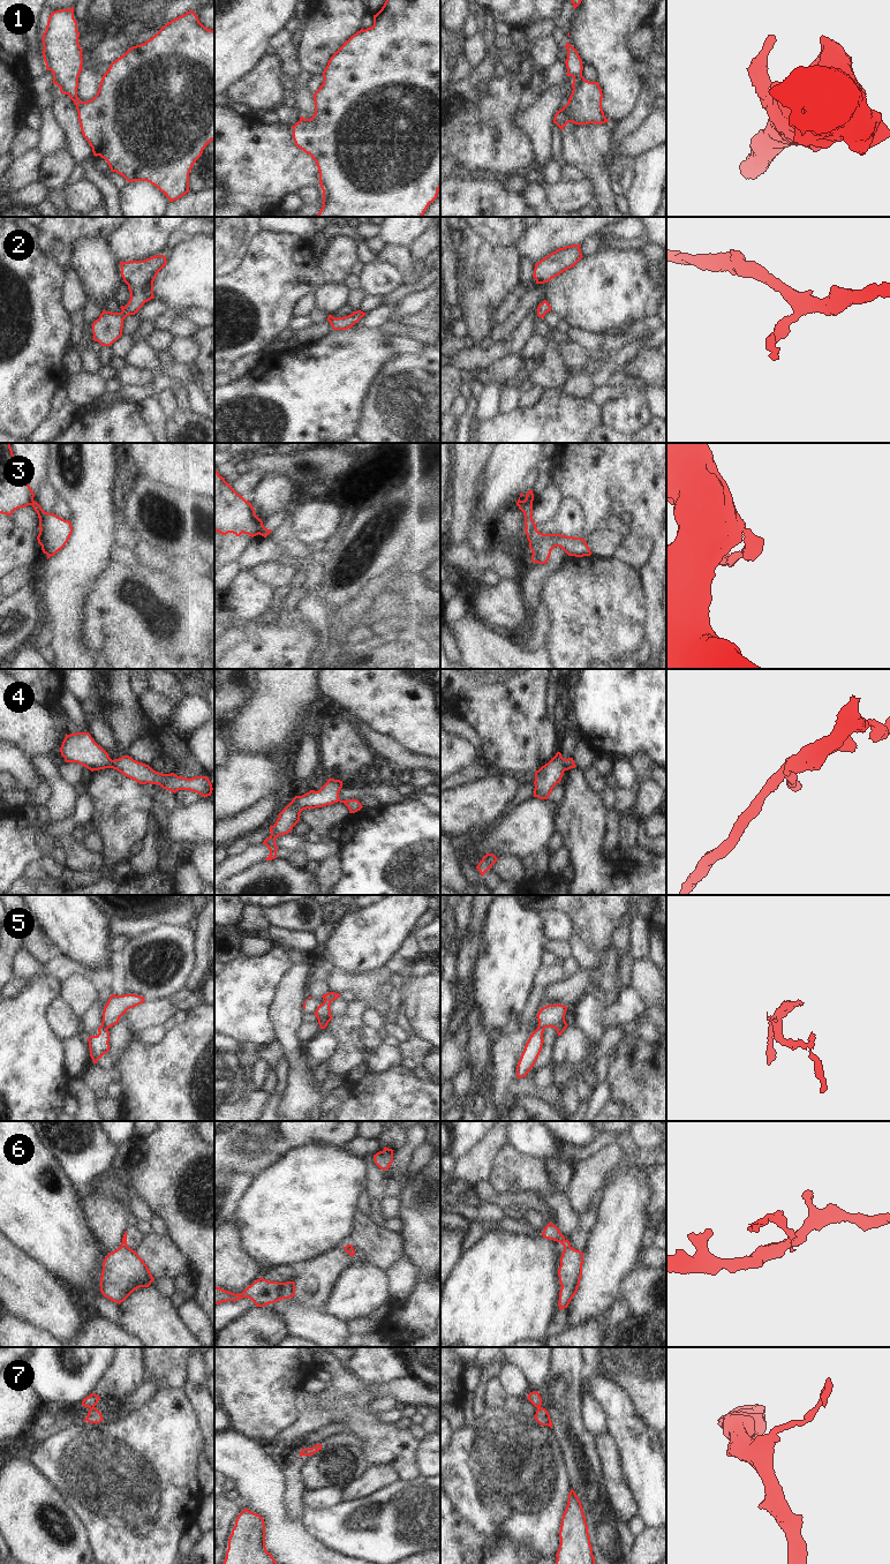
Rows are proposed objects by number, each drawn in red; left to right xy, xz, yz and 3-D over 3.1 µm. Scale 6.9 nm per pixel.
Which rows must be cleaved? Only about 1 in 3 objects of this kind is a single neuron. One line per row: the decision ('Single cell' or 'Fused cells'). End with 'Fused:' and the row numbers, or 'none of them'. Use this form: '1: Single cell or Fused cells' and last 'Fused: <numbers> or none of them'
1: Single cell
2: Single cell
3: Fused cells
4: Single cell
5: Fused cells
6: Fused cells
7: Fused cells
Fused: 3, 5, 6, 7

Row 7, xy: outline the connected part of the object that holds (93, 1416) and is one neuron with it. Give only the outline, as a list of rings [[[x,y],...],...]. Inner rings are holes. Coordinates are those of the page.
[[[96,1407],[90,1408],[86,1418],[84,1419],[84,1421],[90,1423],[100,1423],[103,1420],[101,1413]]]

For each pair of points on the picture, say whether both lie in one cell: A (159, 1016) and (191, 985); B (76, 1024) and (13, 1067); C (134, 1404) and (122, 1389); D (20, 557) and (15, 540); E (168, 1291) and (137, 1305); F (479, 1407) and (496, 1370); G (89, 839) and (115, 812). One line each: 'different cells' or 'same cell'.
A: different cells
B: different cells
C: different cells
D: same cell
E: different cells
F: same cell
G: different cells

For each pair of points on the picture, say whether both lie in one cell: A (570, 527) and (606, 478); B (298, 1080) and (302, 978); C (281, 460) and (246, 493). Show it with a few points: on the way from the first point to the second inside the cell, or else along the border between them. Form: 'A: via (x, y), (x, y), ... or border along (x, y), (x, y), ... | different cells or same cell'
A: border along (564, 497), (574, 499), (582, 510), (580, 536) | different cells
B: via (294, 1054), (291, 1043), (291, 1004) | same cell
C: border along (249, 470), (262, 476) | different cells

